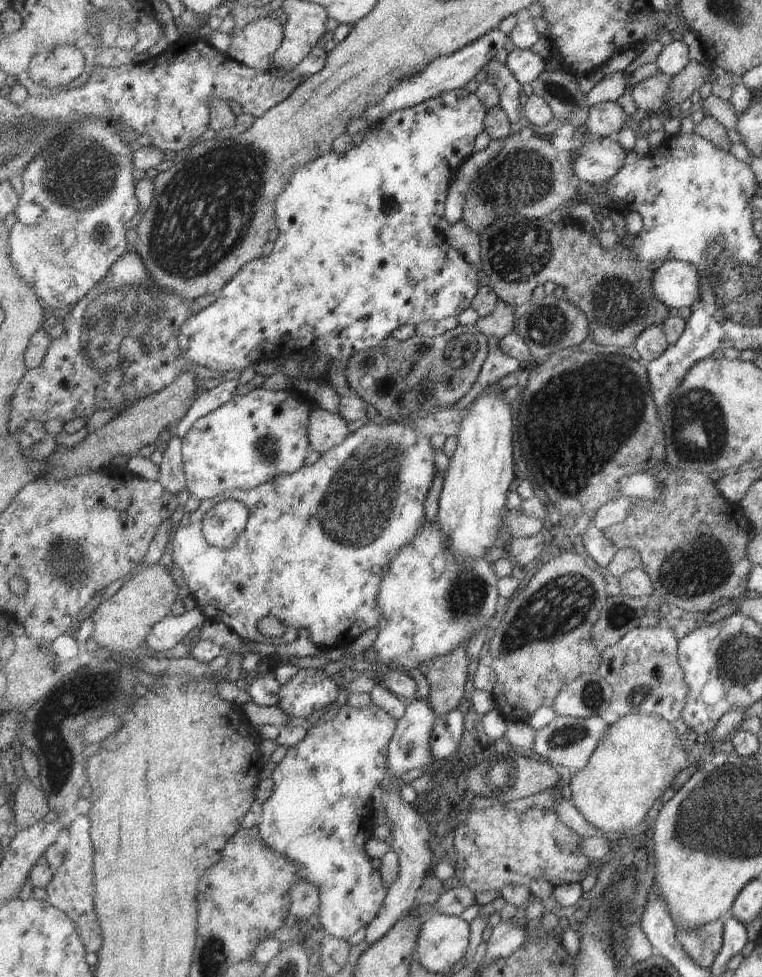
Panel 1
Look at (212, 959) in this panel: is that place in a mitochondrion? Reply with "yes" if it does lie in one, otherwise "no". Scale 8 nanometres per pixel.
yes

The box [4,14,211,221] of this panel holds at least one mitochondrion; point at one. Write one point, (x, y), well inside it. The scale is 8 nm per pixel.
(87, 165)

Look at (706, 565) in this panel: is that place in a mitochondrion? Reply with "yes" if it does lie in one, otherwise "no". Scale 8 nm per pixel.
yes

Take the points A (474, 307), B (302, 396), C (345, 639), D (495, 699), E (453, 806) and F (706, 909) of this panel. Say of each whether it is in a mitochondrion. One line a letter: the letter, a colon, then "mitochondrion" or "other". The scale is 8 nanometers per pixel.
A: other
B: other
C: other
D: other
E: other
F: other

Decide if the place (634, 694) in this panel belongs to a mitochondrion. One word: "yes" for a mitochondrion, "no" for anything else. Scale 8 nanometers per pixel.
yes

